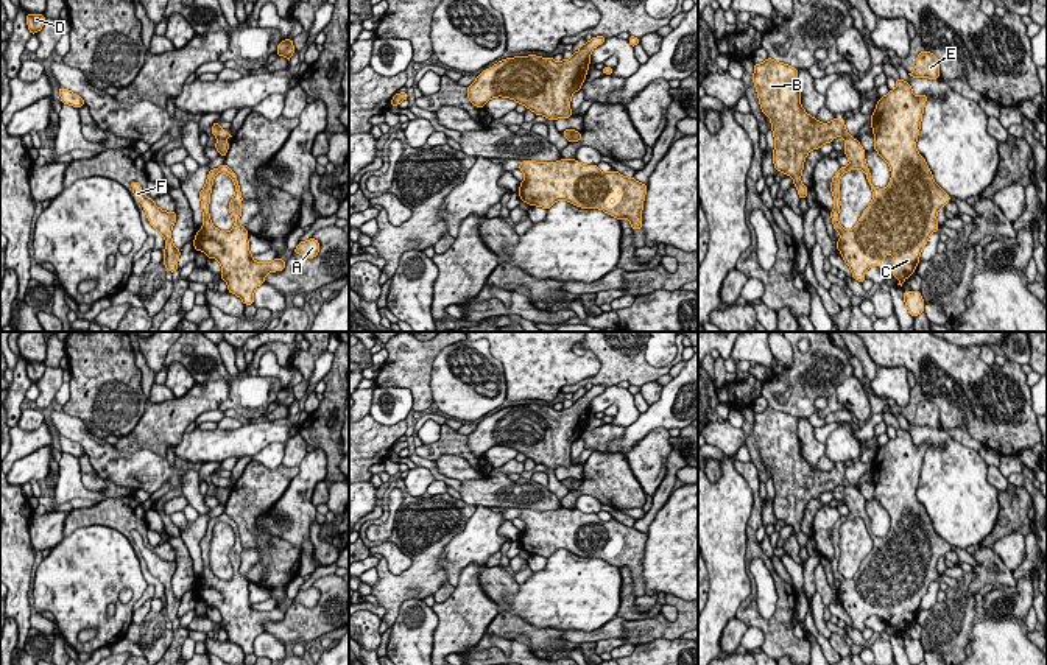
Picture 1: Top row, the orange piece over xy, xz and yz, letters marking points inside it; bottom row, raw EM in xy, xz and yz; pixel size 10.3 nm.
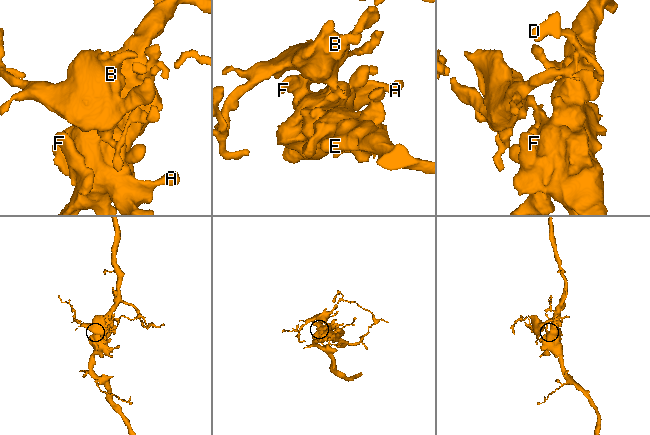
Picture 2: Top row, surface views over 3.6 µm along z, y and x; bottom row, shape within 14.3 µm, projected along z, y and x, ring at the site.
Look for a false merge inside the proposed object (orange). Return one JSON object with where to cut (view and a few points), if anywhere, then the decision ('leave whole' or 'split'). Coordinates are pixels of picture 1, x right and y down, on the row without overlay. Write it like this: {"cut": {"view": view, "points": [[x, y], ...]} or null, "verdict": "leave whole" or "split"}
{"cut": {"view": "xy", "points": [[217, 486], [223, 488]]}, "verdict": "split"}

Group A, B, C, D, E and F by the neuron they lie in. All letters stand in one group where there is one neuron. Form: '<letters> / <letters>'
A C E F / B D

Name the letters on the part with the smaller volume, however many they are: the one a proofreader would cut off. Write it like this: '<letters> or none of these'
B, D

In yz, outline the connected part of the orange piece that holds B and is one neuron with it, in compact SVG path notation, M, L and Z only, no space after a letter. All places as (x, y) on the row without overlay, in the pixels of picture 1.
M767 406L754 413L753 424L762 463L771 470L774 484L773 512L777 520L793 526L801 548L807 536L801 531L804 509L812 498L832 492L835 486L849 486L844 467L821 472L801 455L798 417Z

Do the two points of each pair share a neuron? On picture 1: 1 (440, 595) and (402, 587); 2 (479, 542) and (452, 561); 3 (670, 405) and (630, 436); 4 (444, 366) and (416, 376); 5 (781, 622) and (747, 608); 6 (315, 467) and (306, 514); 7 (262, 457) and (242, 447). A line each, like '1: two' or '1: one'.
1: two
2: one
3: one
4: two
5: one
6: one
7: two

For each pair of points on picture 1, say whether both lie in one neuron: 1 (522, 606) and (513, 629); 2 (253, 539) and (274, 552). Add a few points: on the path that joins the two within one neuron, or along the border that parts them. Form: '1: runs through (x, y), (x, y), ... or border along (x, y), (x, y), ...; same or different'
1: border along (511, 612), (536, 626), (550, 626), (553, 629); different
2: runs through (257, 539), (270, 547); same

